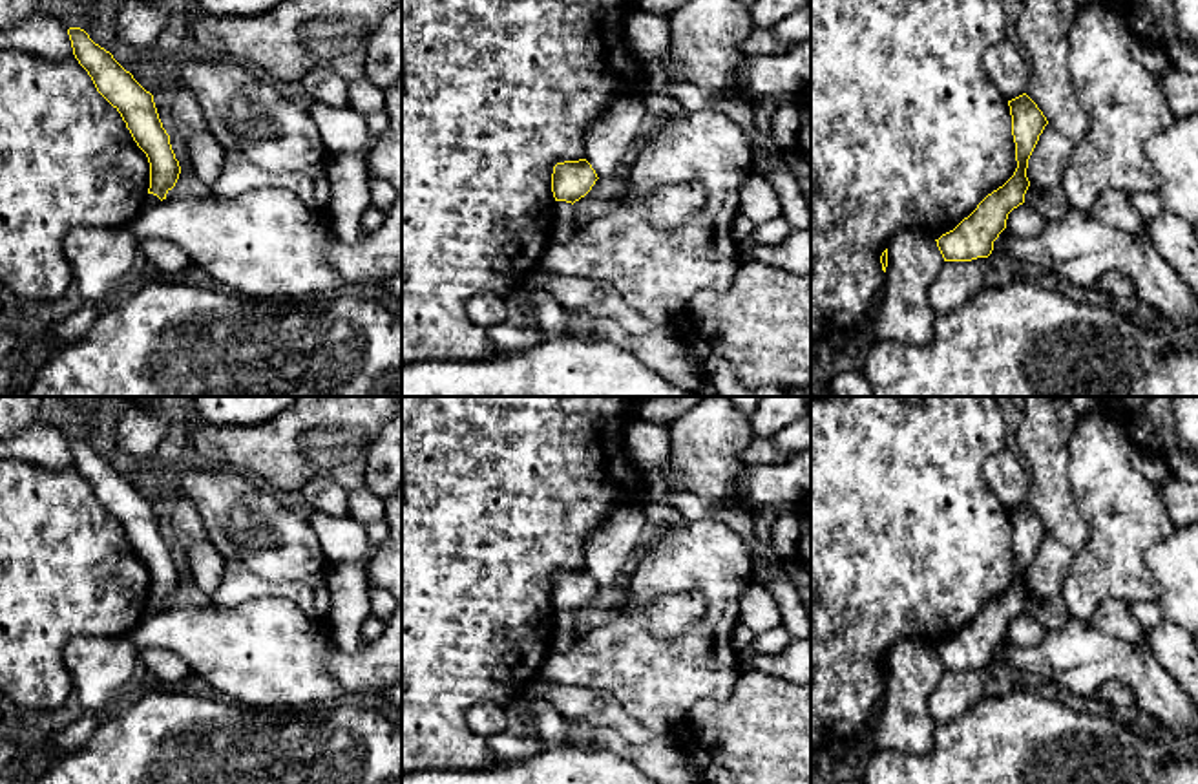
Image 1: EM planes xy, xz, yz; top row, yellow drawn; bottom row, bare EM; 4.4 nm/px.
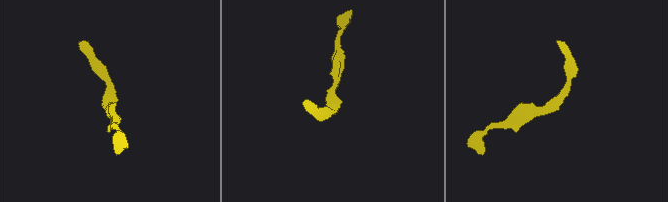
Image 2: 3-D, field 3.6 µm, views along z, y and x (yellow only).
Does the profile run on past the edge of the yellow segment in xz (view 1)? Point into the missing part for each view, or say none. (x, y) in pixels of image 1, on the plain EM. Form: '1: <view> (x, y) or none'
1: none

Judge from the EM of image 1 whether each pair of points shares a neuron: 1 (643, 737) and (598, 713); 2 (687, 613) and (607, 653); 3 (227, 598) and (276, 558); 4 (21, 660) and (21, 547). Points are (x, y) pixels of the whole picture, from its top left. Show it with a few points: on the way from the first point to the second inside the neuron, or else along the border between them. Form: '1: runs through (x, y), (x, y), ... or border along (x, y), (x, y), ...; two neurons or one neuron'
1: runs through (632, 731), (609, 713); one neuron
2: border along (643, 616), (658, 638), (691, 631); two neurons
3: border along (227, 560), (236, 560), (269, 580), (298, 582); two neurons
4: runs through (28, 633), (31, 624), (21, 613), (21, 574); one neuron

